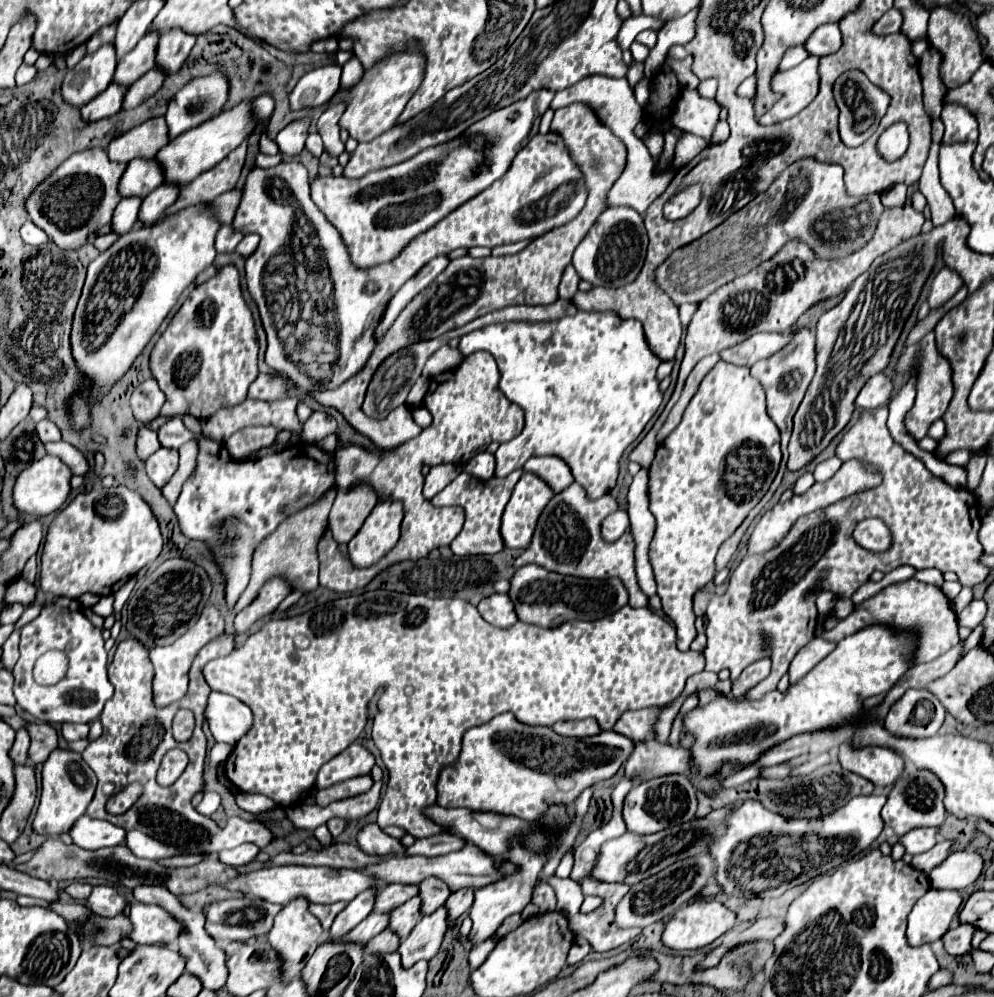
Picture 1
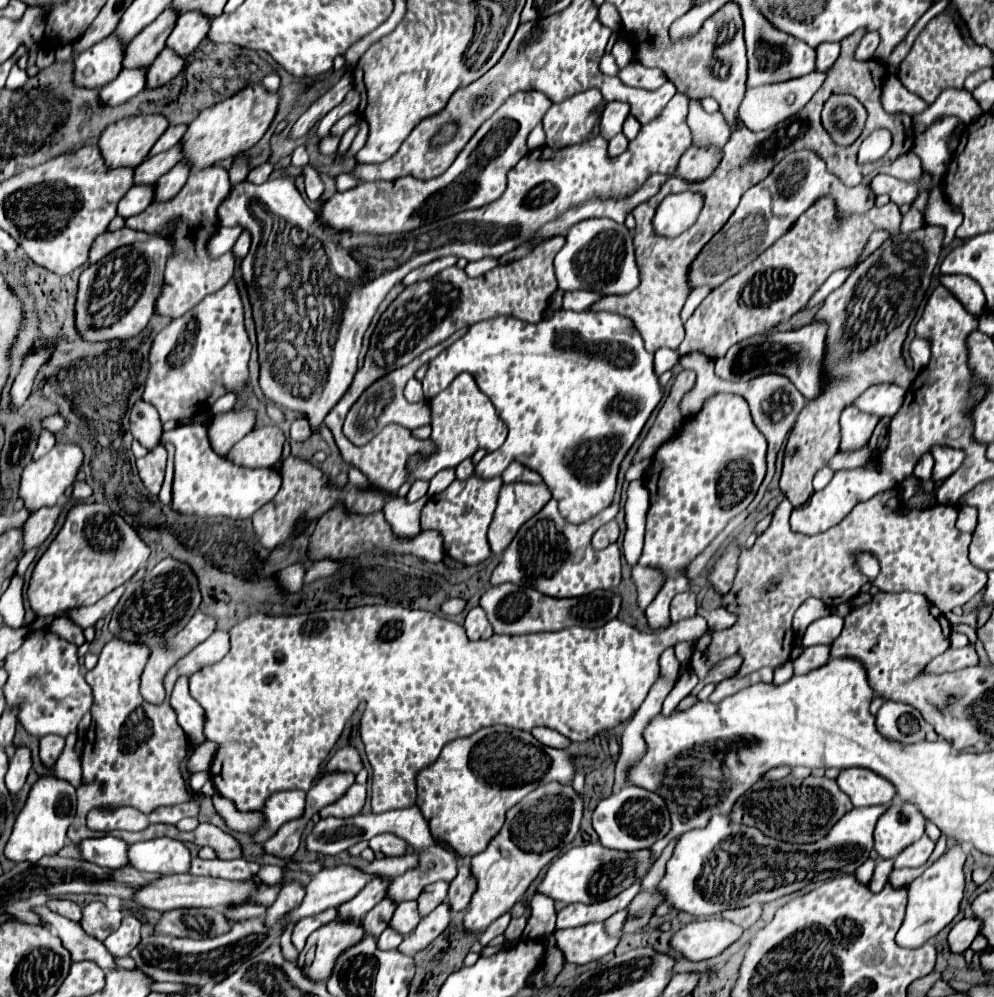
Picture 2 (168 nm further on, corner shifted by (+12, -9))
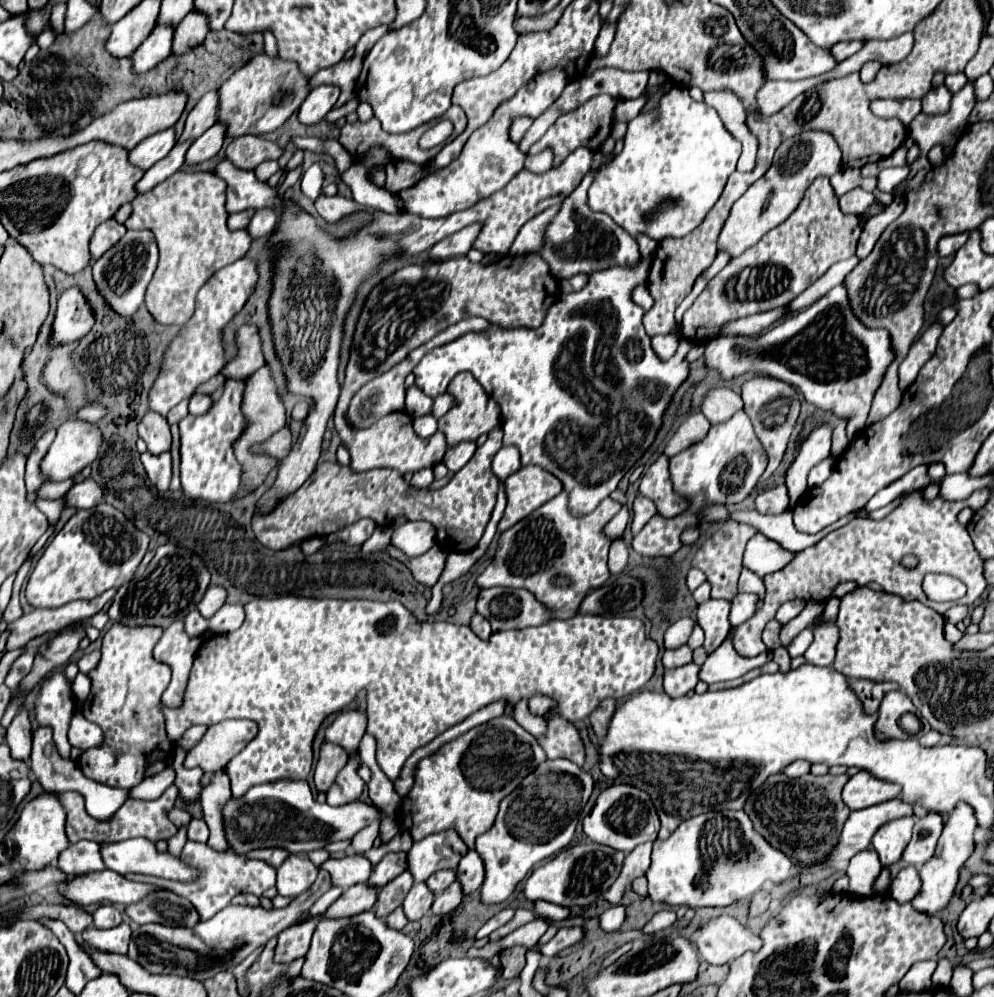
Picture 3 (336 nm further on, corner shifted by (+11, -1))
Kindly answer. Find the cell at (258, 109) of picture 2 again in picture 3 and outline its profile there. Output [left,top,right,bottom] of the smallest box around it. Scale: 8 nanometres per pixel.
[217,53,309,139]

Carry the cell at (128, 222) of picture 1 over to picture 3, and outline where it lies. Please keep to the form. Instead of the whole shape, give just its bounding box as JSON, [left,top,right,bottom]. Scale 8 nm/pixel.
[135,143,191,195]

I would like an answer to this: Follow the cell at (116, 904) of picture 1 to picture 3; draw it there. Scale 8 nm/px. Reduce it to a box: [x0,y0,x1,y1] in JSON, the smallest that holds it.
[93,905,123,929]

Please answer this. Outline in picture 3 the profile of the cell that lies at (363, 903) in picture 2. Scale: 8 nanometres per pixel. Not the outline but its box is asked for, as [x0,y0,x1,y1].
[367,853,407,889]

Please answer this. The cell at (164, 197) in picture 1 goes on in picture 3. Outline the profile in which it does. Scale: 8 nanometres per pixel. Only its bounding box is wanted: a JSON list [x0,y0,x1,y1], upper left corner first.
[183,123,225,165]

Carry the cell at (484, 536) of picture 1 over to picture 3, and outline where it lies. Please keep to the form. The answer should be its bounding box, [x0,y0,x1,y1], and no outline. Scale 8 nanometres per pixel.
[253,429,503,551]

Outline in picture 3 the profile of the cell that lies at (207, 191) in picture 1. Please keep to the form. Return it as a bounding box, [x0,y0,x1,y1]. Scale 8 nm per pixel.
[125,171,251,325]

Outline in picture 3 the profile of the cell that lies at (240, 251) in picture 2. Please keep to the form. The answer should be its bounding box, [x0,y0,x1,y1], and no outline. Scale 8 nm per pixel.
[247,209,277,239]

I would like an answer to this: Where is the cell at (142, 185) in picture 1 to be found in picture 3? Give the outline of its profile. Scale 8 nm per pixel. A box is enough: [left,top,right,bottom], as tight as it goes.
[177,91,217,143]

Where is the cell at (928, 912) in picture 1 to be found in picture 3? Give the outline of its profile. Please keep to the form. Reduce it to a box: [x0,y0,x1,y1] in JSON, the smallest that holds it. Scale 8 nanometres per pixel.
[911,803,977,915]

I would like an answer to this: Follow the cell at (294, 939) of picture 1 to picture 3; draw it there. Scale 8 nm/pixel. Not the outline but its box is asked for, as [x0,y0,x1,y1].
[277,853,317,899]

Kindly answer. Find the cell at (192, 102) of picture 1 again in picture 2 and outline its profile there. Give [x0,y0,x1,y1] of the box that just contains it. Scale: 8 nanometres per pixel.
[148,125,186,157]

